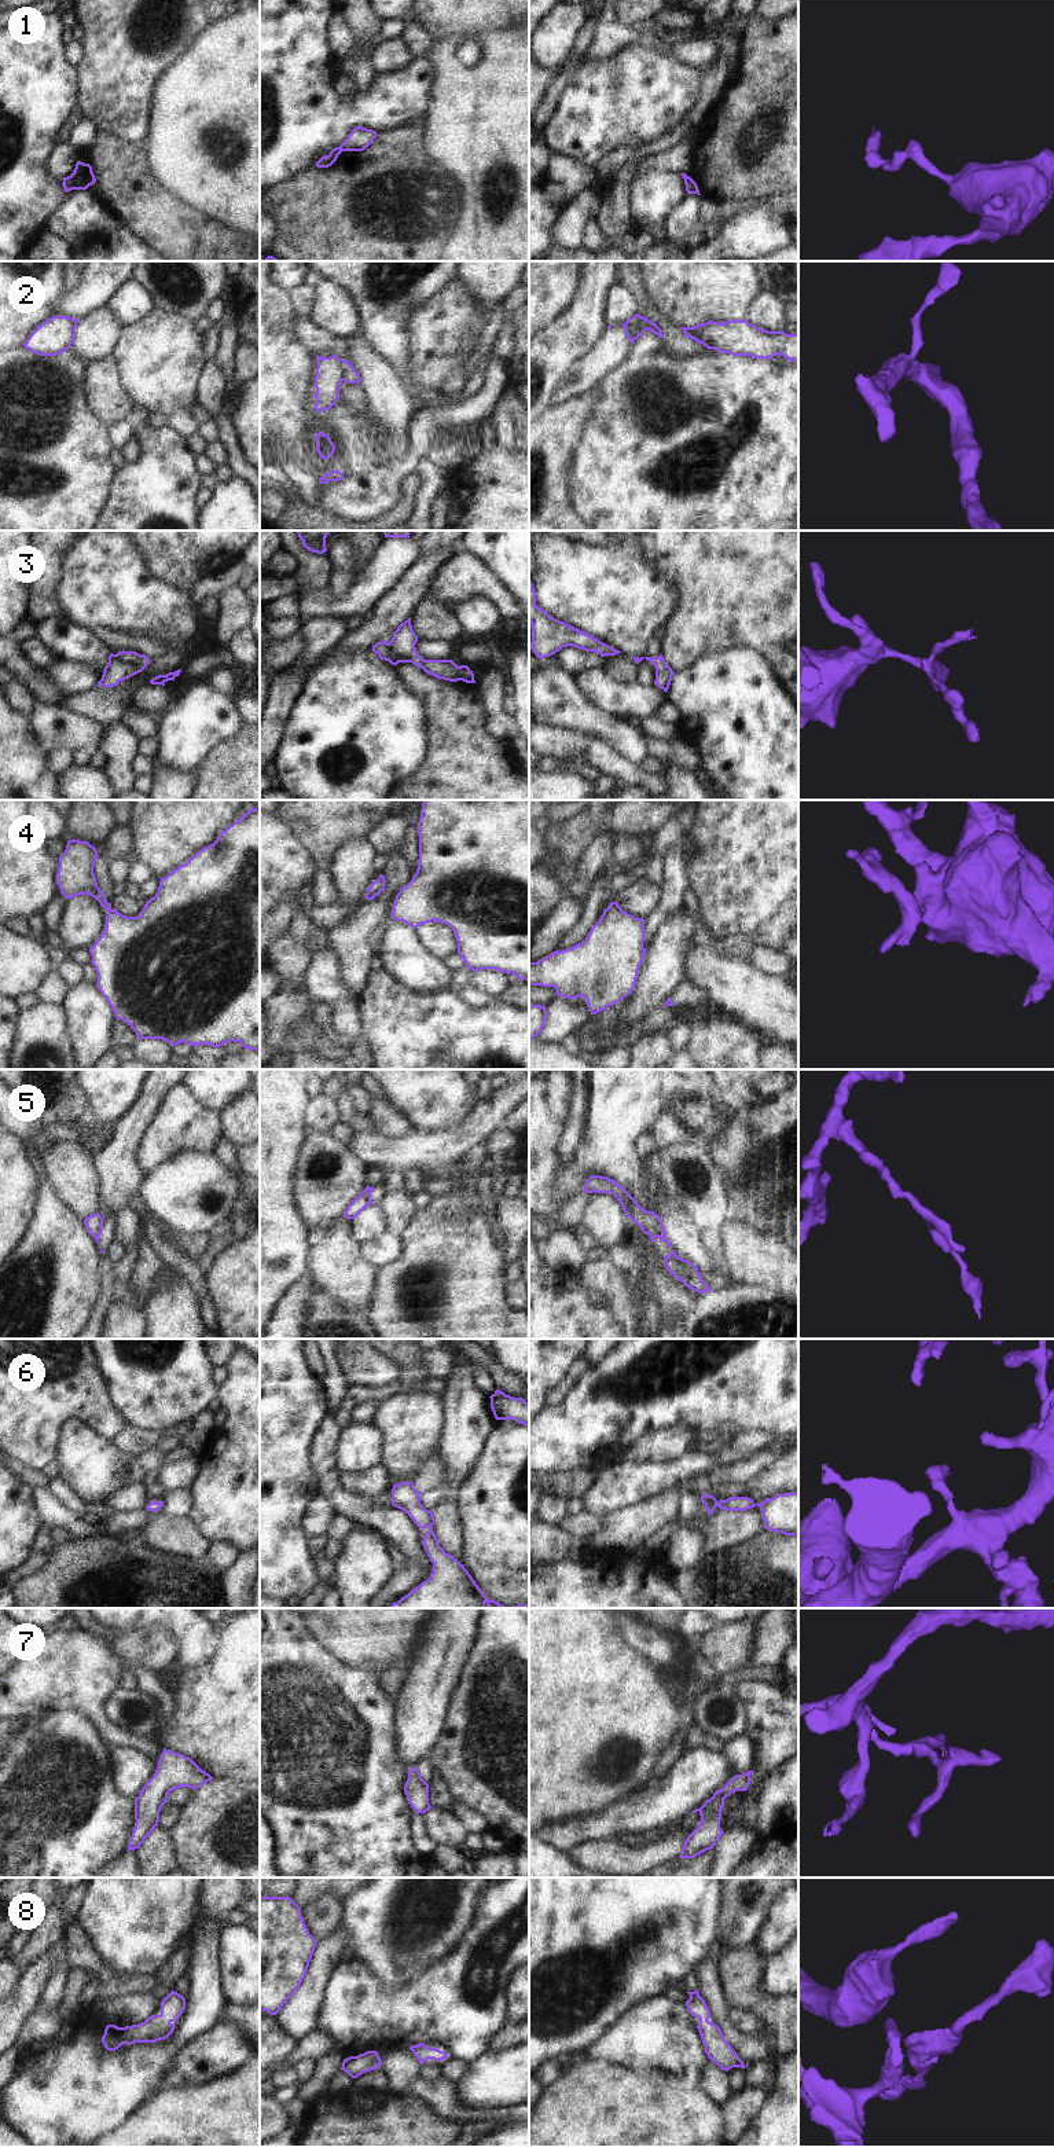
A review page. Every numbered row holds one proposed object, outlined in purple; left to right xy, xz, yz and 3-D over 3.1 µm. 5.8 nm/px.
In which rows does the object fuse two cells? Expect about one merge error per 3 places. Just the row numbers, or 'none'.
1, 2, 3, 5

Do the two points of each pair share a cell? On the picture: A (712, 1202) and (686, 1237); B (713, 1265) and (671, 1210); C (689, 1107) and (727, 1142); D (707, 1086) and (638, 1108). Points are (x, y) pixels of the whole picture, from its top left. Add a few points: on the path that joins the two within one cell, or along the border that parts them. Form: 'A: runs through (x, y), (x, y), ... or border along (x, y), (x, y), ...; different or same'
A: border along (678, 1204), (689, 1213), (690, 1224), (713, 1252); different
B: runs through (700, 1252), (679, 1232), (676, 1224); same
C: runs through (698, 1114), (718, 1133); same
D: runs through (690, 1083), (663, 1083), (654, 1092); same

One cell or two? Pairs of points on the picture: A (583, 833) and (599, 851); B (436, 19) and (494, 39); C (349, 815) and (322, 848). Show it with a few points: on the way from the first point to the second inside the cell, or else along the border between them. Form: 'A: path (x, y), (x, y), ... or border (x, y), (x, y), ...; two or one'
A: border (595, 839), (577, 862); two
B: border (507, 26), (472, 35); two
C: path (341, 824), (324, 840); one

